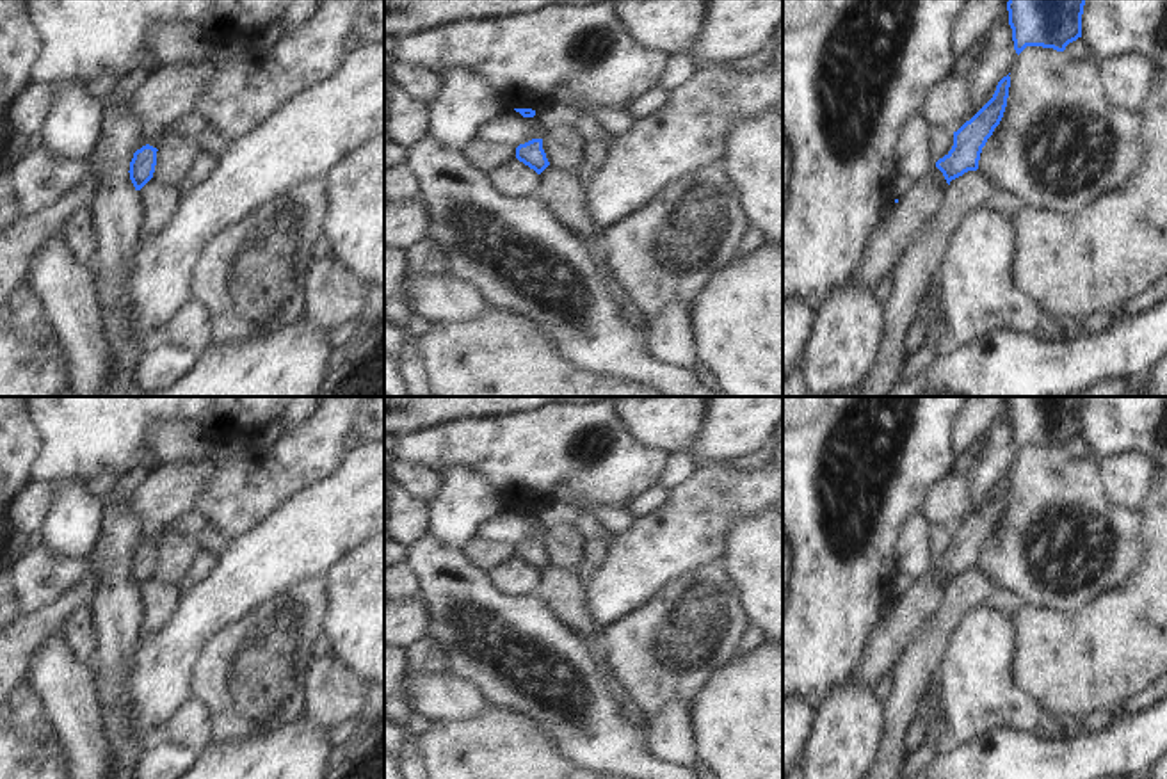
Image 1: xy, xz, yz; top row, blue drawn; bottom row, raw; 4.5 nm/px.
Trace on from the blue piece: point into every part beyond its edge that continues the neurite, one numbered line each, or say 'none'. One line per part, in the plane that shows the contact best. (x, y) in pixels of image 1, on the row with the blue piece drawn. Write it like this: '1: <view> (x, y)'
none

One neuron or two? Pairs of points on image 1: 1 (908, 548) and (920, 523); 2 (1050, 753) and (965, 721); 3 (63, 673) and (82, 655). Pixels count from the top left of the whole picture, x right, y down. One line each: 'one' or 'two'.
1: one
2: two
3: two

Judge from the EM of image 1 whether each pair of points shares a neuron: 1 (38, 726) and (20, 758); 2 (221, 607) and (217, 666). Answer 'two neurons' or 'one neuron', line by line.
1: two neurons
2: two neurons

